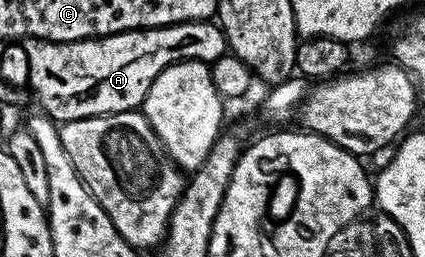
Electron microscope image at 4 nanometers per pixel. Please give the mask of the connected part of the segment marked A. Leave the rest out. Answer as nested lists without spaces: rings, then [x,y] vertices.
[[[185,21],[165,25],[162,28],[133,29],[130,32],[113,33],[111,36],[93,37],[88,40],[56,42],[28,37],[22,47],[28,52],[28,83],[34,91],[41,112],[57,121],[74,122],[76,119],[102,117],[110,113],[129,113],[141,108],[148,88],[156,75],[178,61],[200,61],[213,64],[227,54],[226,36],[214,21]]]

